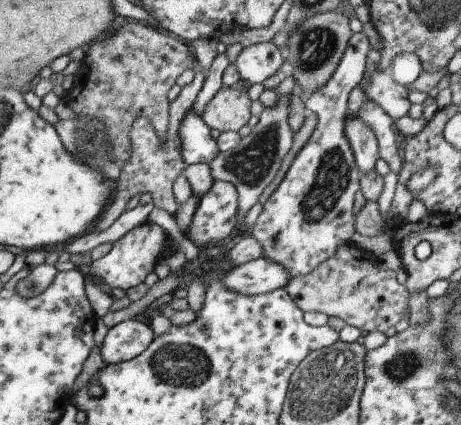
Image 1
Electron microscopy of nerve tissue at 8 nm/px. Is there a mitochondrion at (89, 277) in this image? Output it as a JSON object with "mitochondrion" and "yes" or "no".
{"mitochondrion":"no"}

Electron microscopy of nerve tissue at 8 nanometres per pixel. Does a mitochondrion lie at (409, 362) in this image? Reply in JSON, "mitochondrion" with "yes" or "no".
{"mitochondrion":"yes"}

